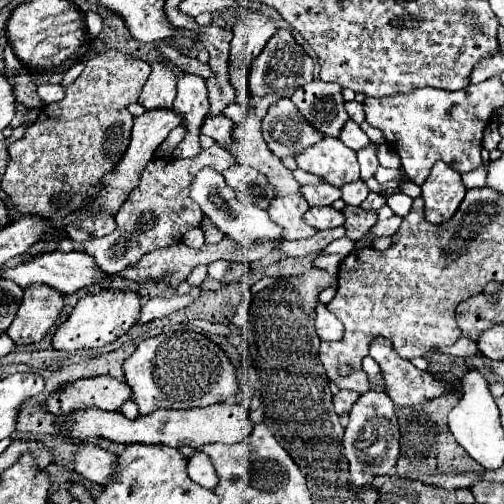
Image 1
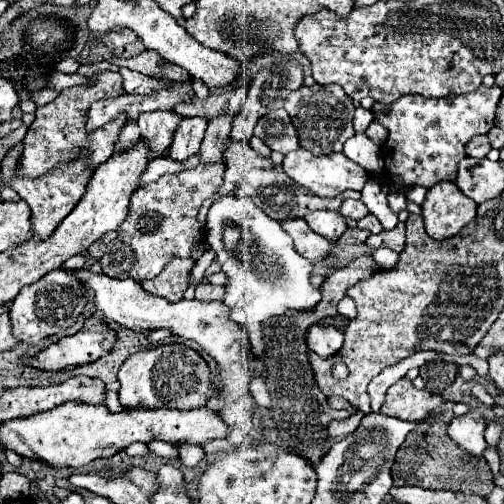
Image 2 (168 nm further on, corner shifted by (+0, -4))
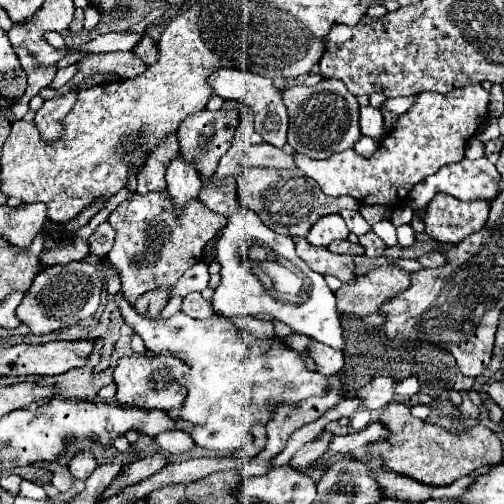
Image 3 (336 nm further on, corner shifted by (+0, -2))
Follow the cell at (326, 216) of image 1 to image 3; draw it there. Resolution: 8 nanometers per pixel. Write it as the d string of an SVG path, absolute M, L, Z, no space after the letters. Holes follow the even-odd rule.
M330 214L330 216L322 216L310 230L308 234L308 242L314 246L328 246L334 240L346 240L348 238L348 228L346 222L342 220L340 214Z

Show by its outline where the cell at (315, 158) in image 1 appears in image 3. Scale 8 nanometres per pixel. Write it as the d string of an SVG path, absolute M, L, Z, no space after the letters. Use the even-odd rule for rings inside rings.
M480 84L458 88L448 94L424 92L416 96L412 110L398 118L396 128L380 142L374 156L362 158L354 150L344 150L326 160L314 160L296 154L296 164L320 184L326 196L352 196L360 204L398 208L404 204L414 184L436 174L442 166L464 158L464 148L470 136L480 130L486 118L488 92Z

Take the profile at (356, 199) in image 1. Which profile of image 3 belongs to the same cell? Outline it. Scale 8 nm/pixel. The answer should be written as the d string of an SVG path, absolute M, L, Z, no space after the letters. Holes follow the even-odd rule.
M342 210L340 212L340 216L346 220L346 226L348 226L348 230L352 232L352 234L356 234L356 236L362 236L362 234L366 234L366 232L370 232L370 224L358 214L358 212L352 212L352 210Z

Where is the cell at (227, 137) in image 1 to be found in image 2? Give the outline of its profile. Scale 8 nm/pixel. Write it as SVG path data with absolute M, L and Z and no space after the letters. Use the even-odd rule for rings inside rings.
M228 138L224 148L224 162L226 162L226 174L224 174L224 184L218 194L230 194L234 190L234 184L244 178L252 168L272 168L274 162L270 158L262 158L252 150L248 142L234 142Z

